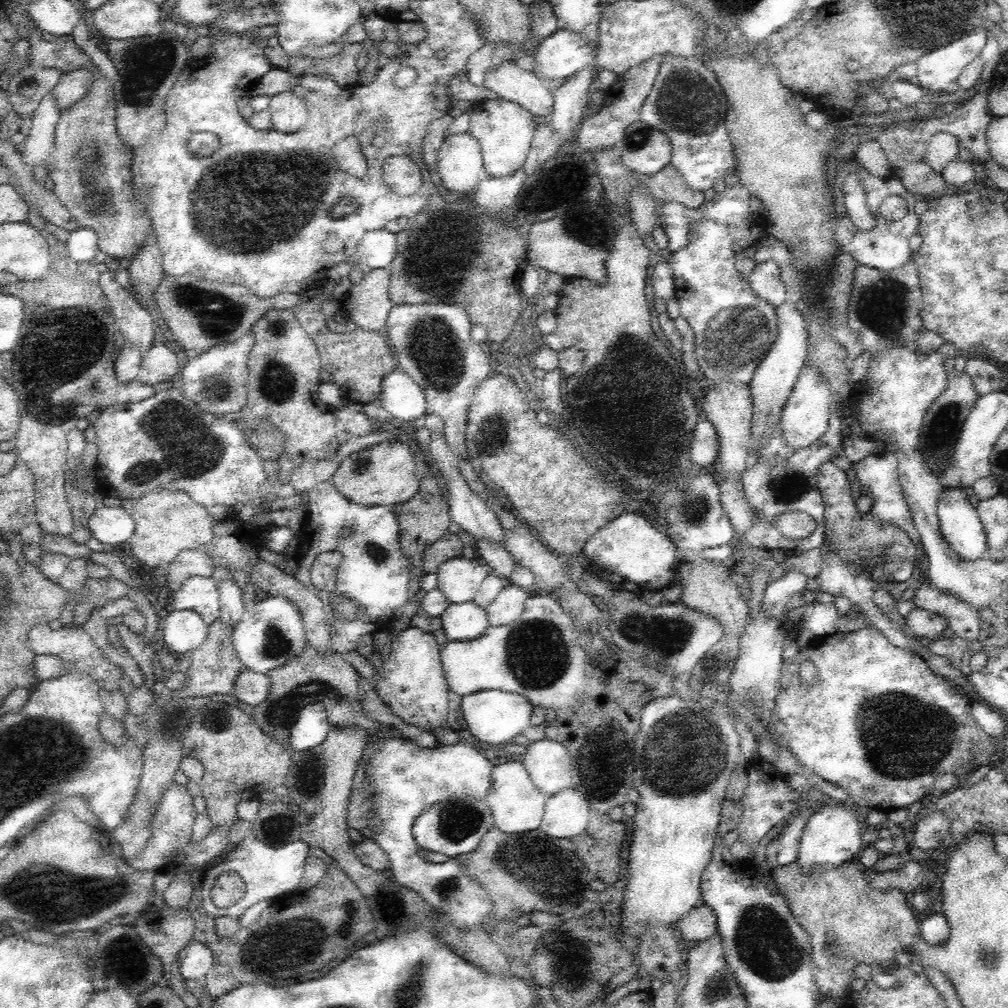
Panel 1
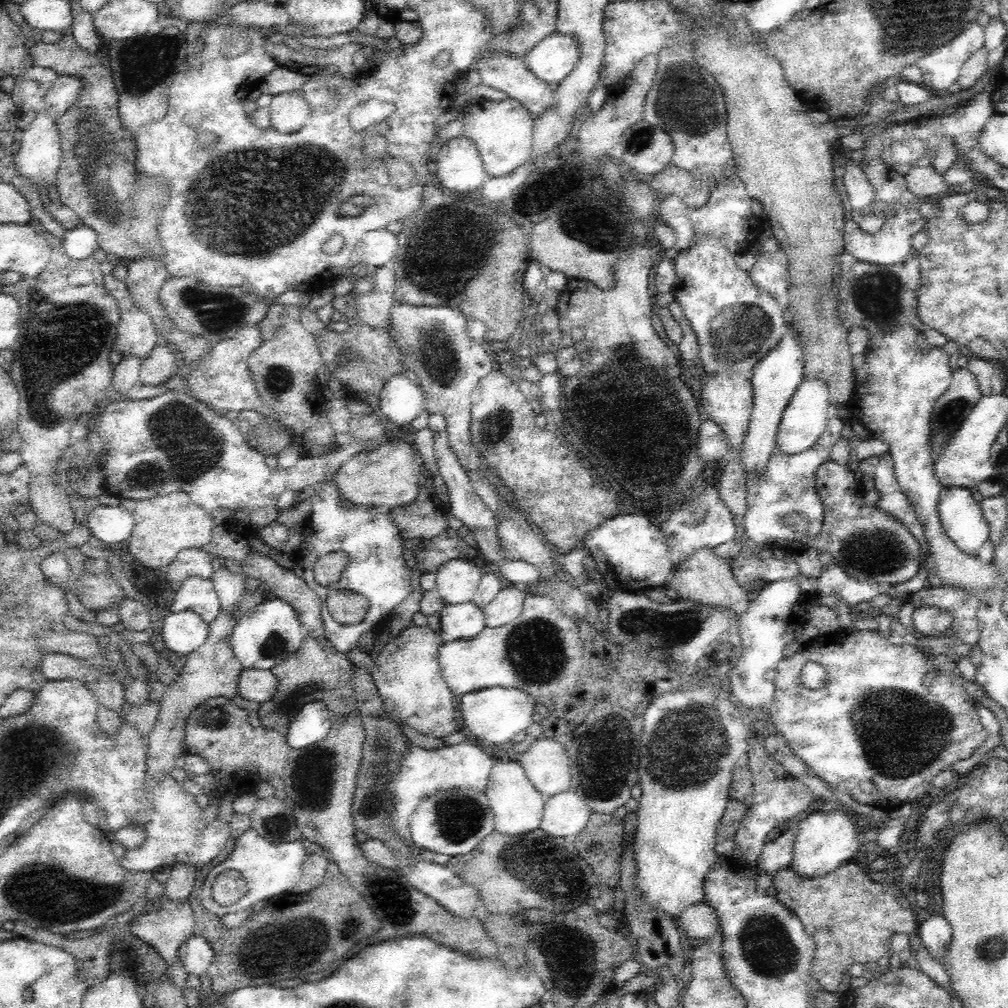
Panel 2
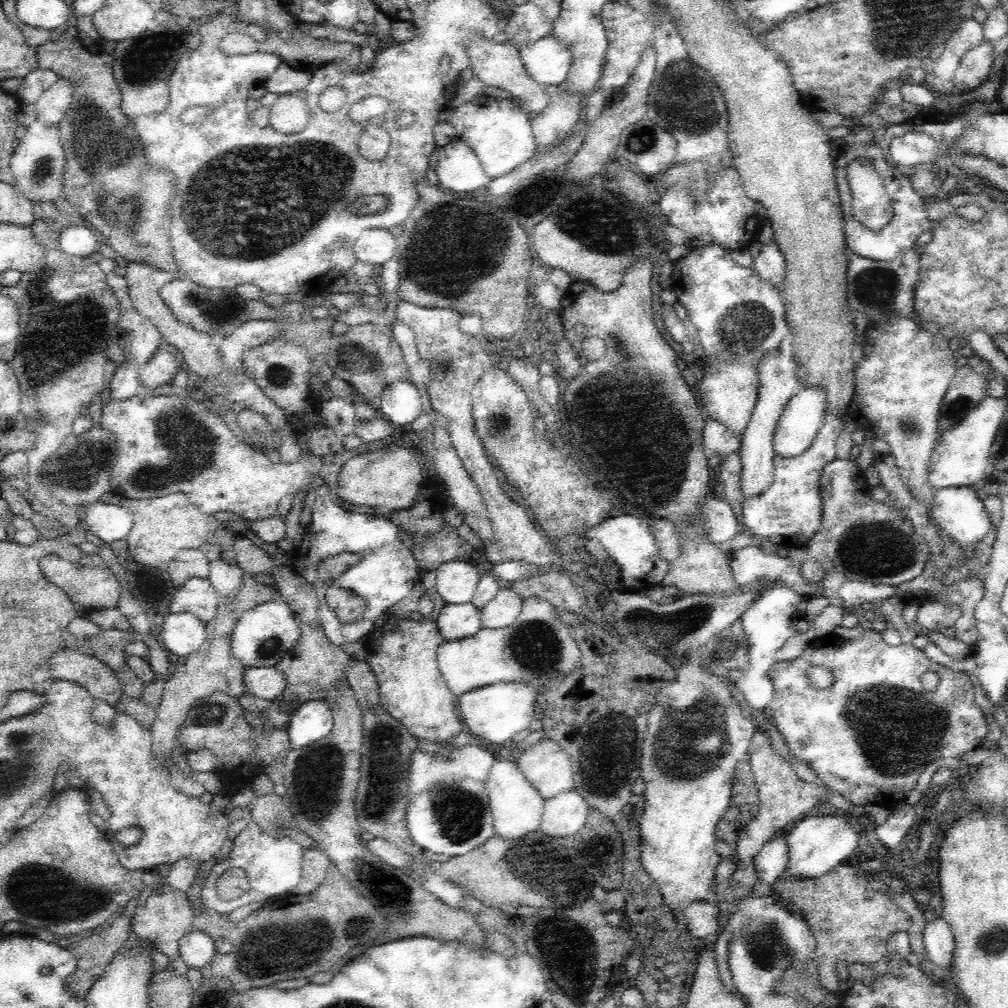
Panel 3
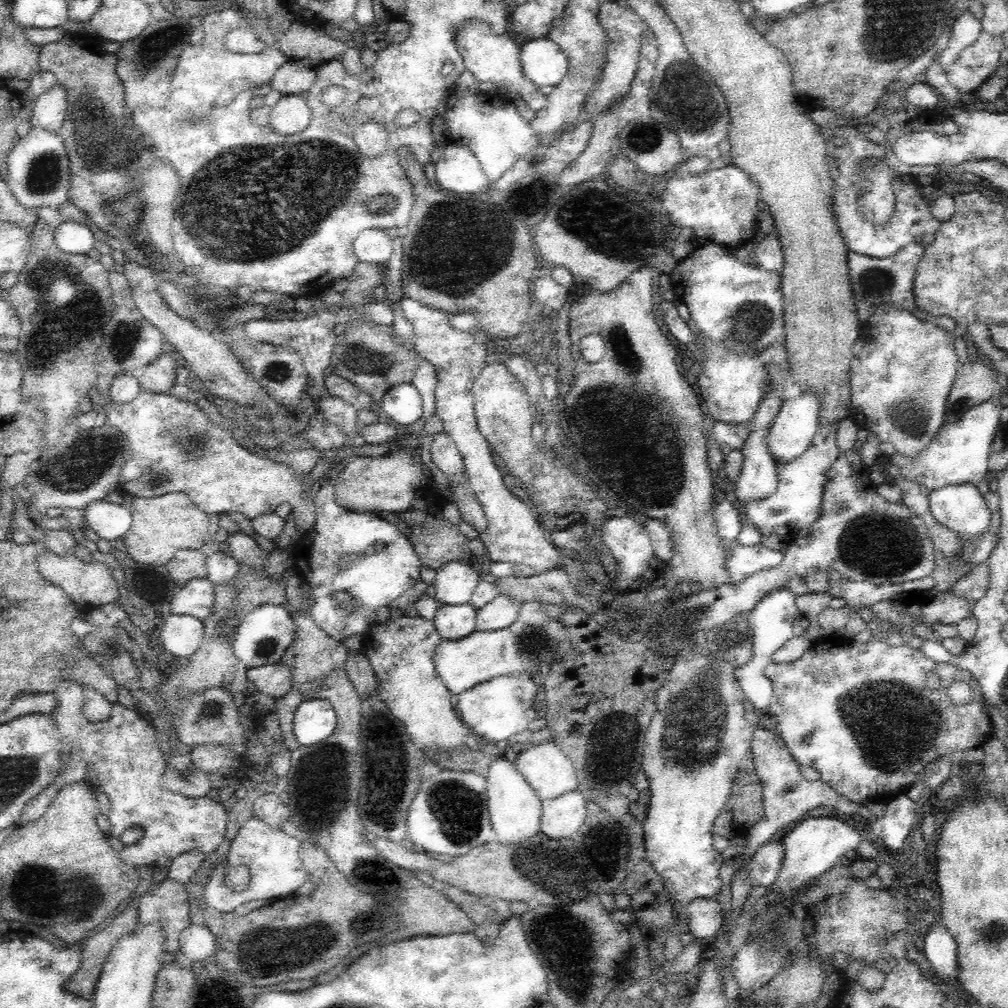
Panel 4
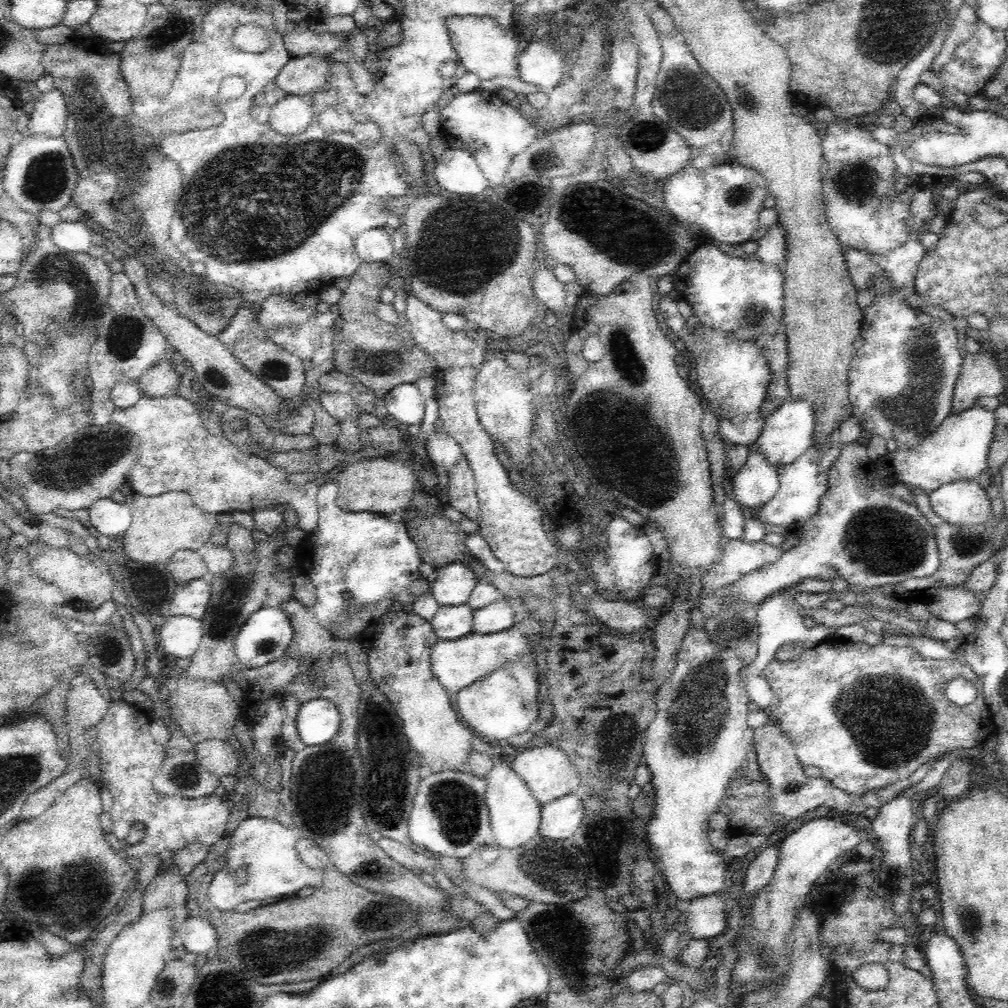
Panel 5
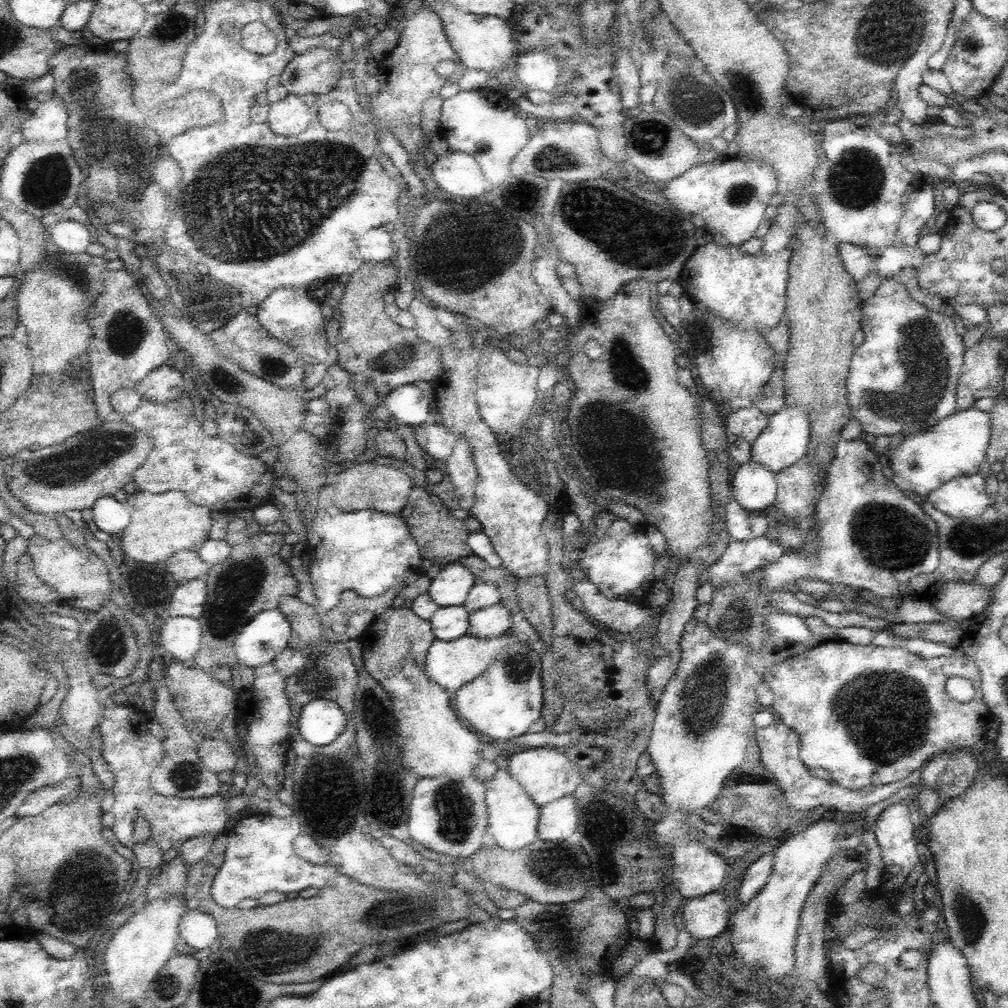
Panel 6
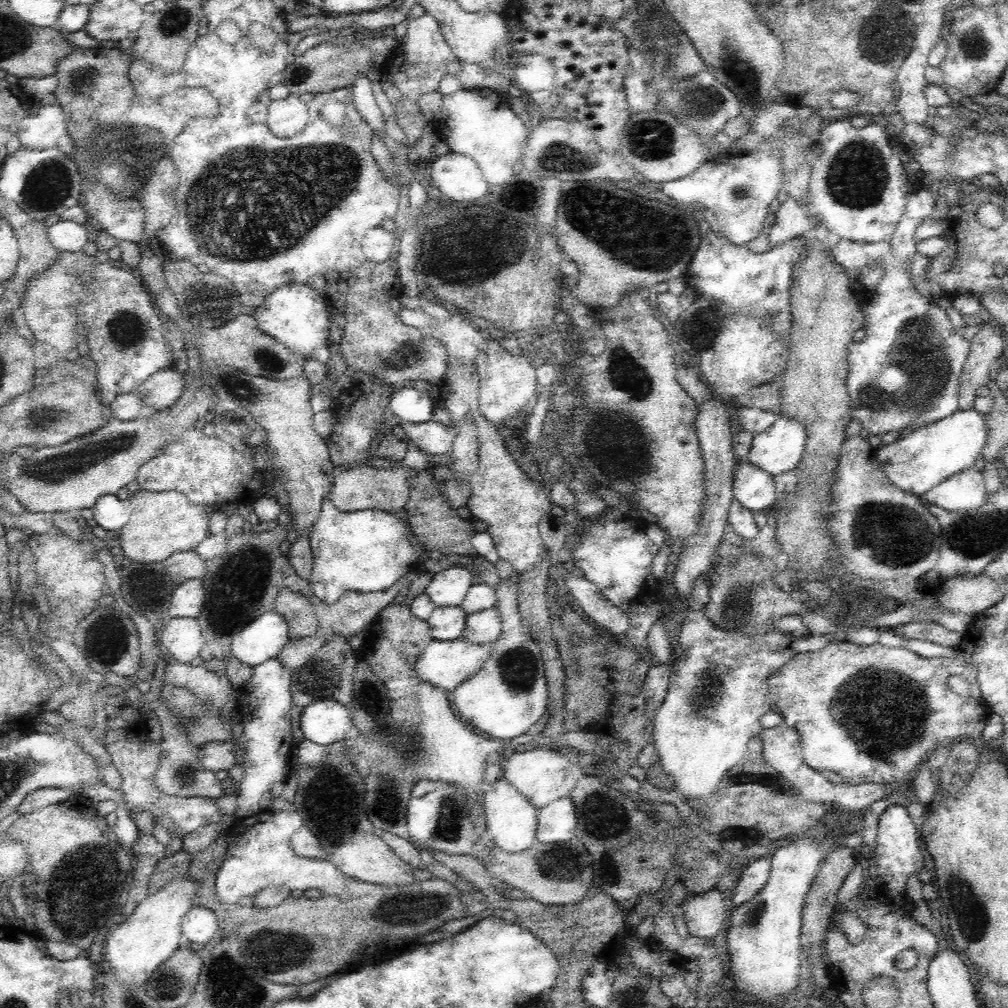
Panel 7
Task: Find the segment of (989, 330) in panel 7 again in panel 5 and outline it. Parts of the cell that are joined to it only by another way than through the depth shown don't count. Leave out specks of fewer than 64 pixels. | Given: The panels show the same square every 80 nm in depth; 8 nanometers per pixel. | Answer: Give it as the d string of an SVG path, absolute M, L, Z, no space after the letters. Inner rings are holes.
M980 348L976 354L967 351L957 378L951 414L960 414L976 405L982 396L1005 393L1006 380L1002 379L996 352L998 348Z

